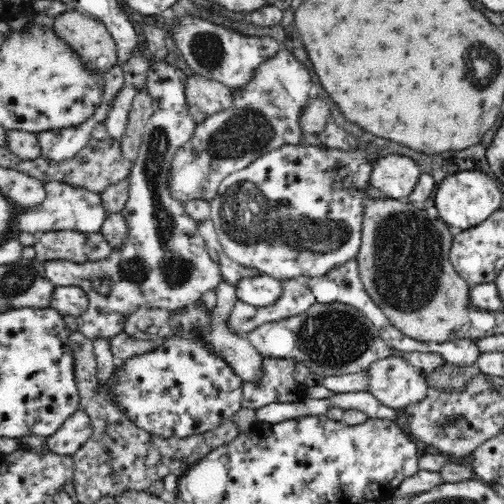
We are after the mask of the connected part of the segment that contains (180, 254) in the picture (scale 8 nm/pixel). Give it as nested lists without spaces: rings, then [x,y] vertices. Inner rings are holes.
[[[163,60],[154,62],[148,68],[146,86],[153,100],[153,114],[143,125],[141,148],[129,176],[129,197],[121,210],[122,220],[126,223],[126,238],[114,248],[106,258],[94,262],[72,262],[70,260],[44,261],[45,275],[56,287],[79,286],[90,298],[87,311],[77,318],[77,330],[88,338],[114,338],[124,332],[124,323],[140,307],[146,309],[180,310],[184,306],[196,306],[202,303],[202,294],[215,290],[218,282],[223,280],[219,264],[208,252],[204,239],[198,235],[198,223],[187,215],[181,200],[172,198],[169,189],[169,174],[172,160],[179,150],[192,138],[197,121],[186,108],[185,81],[187,76],[174,65]],[[95,280],[110,282],[110,292],[99,294],[94,289]]]

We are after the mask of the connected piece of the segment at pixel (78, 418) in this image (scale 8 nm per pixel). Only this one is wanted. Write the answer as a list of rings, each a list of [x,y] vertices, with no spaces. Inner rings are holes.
[[[80,408],[74,414],[70,414],[54,434],[40,436],[40,439],[44,448],[71,457],[90,438],[90,434],[92,434],[90,417]]]

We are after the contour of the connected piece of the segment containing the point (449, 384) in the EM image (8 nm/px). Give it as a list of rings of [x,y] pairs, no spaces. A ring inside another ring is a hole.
[[[445,361],[440,368],[432,372],[423,373],[429,386],[435,386],[440,390],[454,391],[467,386],[476,374],[480,372],[476,362],[473,364],[452,364]]]

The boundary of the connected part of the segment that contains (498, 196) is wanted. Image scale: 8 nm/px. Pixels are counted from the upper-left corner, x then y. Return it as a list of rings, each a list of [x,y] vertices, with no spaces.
[[[464,170],[464,172],[456,172],[444,178],[436,188],[434,200],[436,200],[439,218],[449,226],[452,235],[457,235],[473,226],[478,226],[490,214],[495,213],[502,204],[502,192],[498,190],[496,182],[488,178],[484,172]]]

